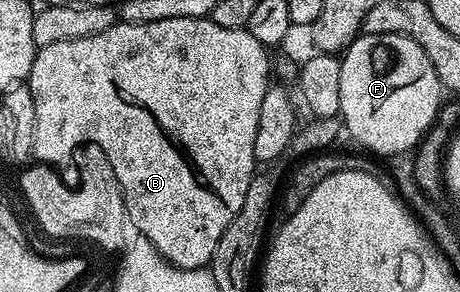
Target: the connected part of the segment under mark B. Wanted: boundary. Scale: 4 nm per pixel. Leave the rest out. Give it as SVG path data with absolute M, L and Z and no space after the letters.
M209 17L153 20L151 24L127 24L119 20L114 26L107 28L107 32L95 32L95 36L83 36L79 40L59 40L59 44L40 47L27 79L29 91L35 100L35 142L32 157L38 163L61 168L69 157L74 157L73 149L76 146L81 146L84 142L94 142L98 146L96 149L105 156L114 170L132 229L147 236L147 240L151 240L151 244L155 244L157 251L173 266L184 270L208 267L213 261L213 253L223 232L227 232L227 224L231 224L239 208L243 208L247 188L251 188L251 180L259 170L255 156L255 132L259 129L259 108L263 105L263 96L271 84L269 54L270 51L259 44L255 36L251 36L248 28L219 28L219 24L215 24Z

